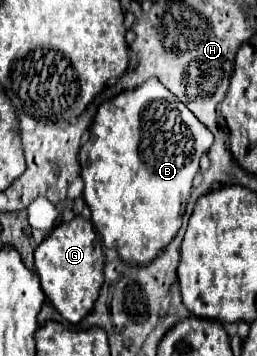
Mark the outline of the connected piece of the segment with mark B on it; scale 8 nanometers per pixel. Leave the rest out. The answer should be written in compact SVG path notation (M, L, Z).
M150 77L146 83L142 83L142 85L136 87L136 89L122 91L122 93L116 95L114 99L104 101L104 103L98 107L96 115L94 115L94 123L92 123L92 127L90 127L90 139L82 145L80 155L78 155L80 169L82 169L80 175L82 175L82 181L84 181L84 193L82 193L82 197L84 197L86 205L88 205L90 211L92 211L92 223L94 223L96 233L102 237L102 243L104 243L106 247L114 247L114 249L118 251L118 255L120 255L122 261L136 263L136 265L148 265L148 263L176 237L176 233L178 233L178 229L180 229L180 225L182 225L182 205L184 205L184 201L190 197L192 181L194 181L194 177L196 177L196 173L198 173L198 161L200 161L200 157L202 157L204 153L208 153L212 141L214 141L214 137L212 137L212 133L208 131L208 127L202 125L202 123L192 115L192 111L190 111L176 95L172 95L158 79L154 79L154 77Z

